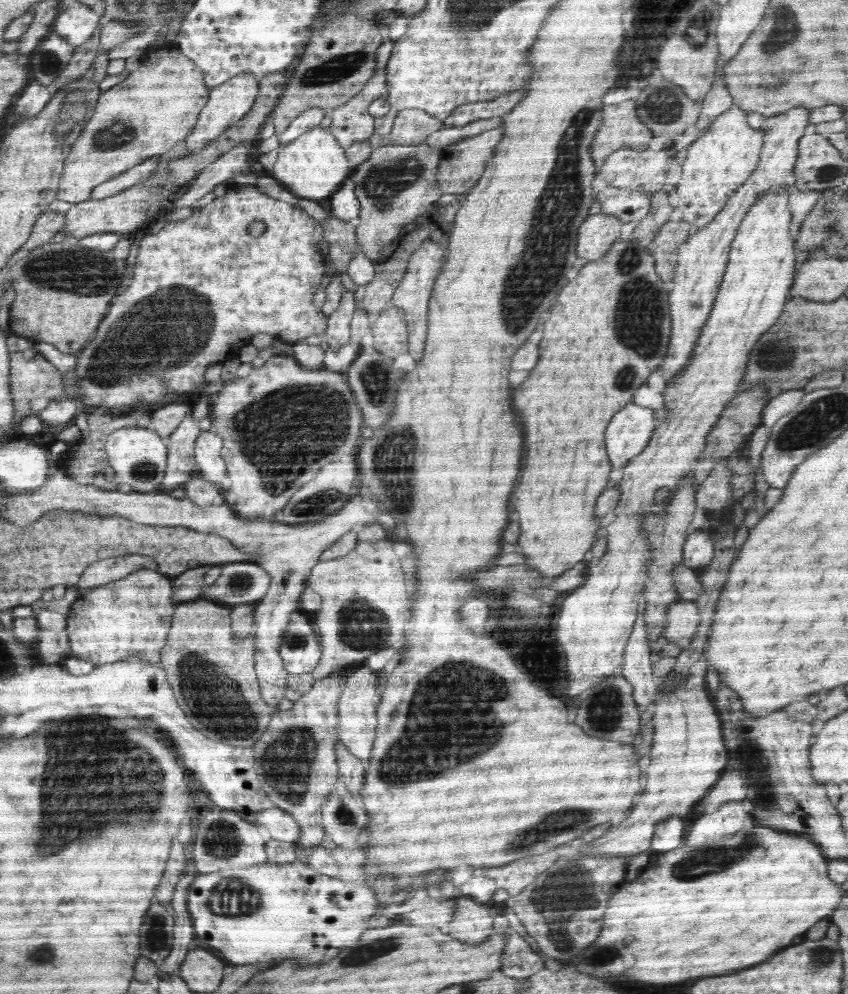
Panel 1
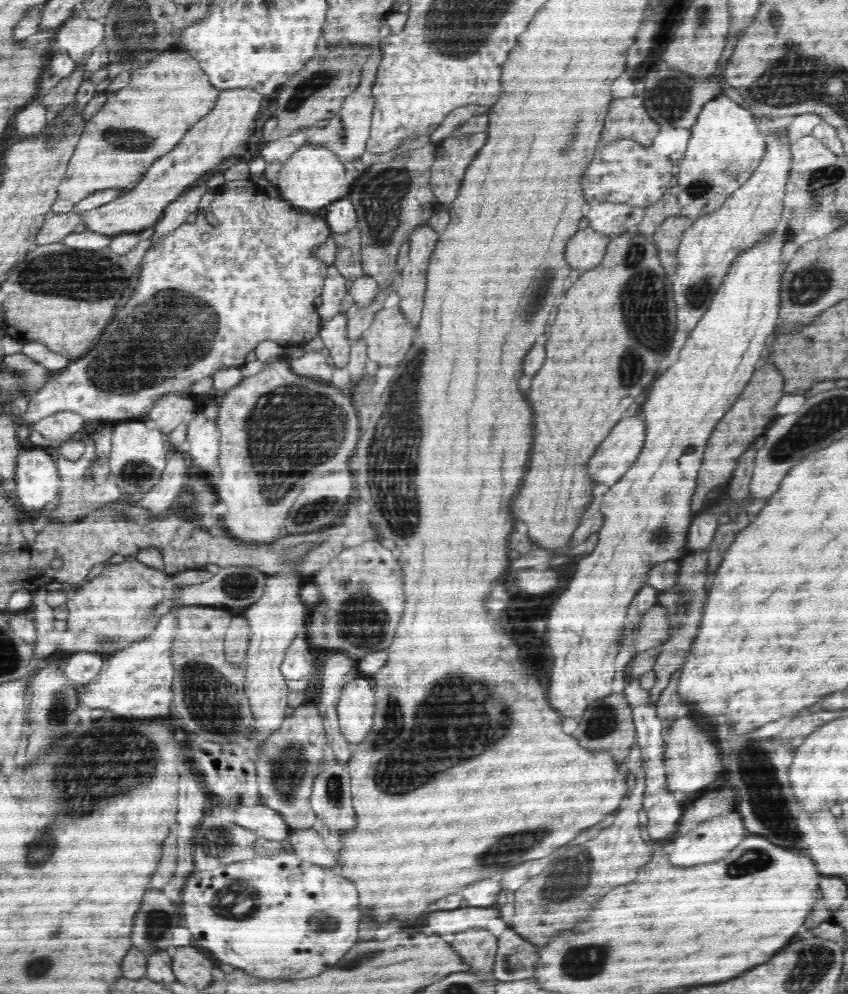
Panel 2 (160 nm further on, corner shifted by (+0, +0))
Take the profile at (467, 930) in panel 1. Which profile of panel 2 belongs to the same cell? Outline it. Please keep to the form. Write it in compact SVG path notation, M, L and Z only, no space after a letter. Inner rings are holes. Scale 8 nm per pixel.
M466 930L454 934L454 950L462 956L468 965L468 972L477 974L478 978L493 976L493 965L498 945L498 938L488 930Z

